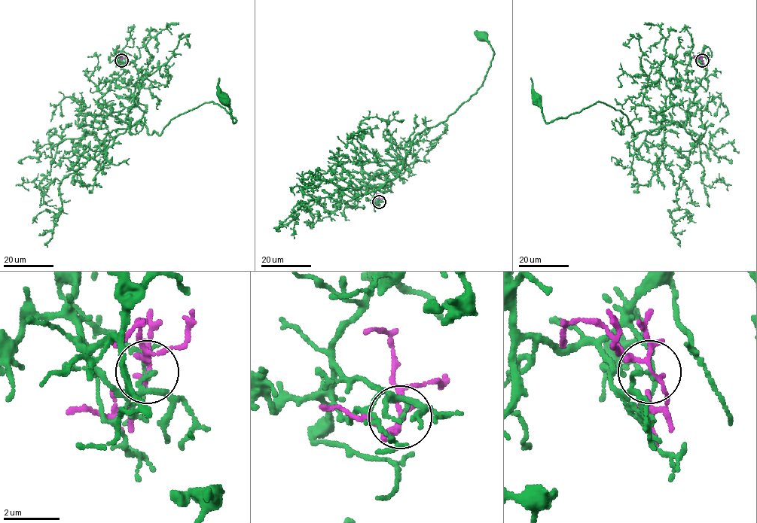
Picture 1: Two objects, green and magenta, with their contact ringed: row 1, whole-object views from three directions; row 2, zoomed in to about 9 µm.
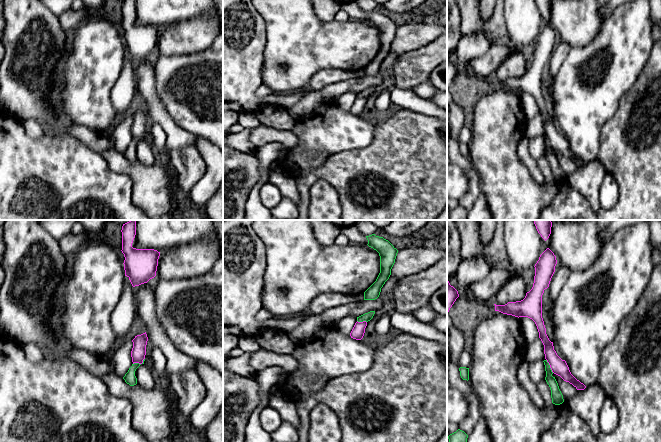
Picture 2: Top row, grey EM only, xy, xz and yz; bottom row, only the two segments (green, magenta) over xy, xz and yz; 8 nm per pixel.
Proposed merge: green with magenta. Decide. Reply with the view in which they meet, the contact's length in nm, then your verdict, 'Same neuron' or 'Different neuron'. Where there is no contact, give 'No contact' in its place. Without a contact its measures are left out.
Touches green in xy. Shared border 110 nm. Different neuron

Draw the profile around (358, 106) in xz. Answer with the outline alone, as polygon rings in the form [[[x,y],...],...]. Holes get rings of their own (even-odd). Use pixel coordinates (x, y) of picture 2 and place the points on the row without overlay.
[[[357,97],[350,109],[351,114],[361,116],[364,112],[366,102],[367,102],[366,97],[363,98]]]

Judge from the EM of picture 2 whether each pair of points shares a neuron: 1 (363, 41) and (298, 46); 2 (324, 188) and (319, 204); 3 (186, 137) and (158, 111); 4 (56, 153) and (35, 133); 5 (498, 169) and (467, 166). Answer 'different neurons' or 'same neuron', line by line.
1: same neuron
2: same neuron
3: same neuron
4: different neurons
5: different neurons

